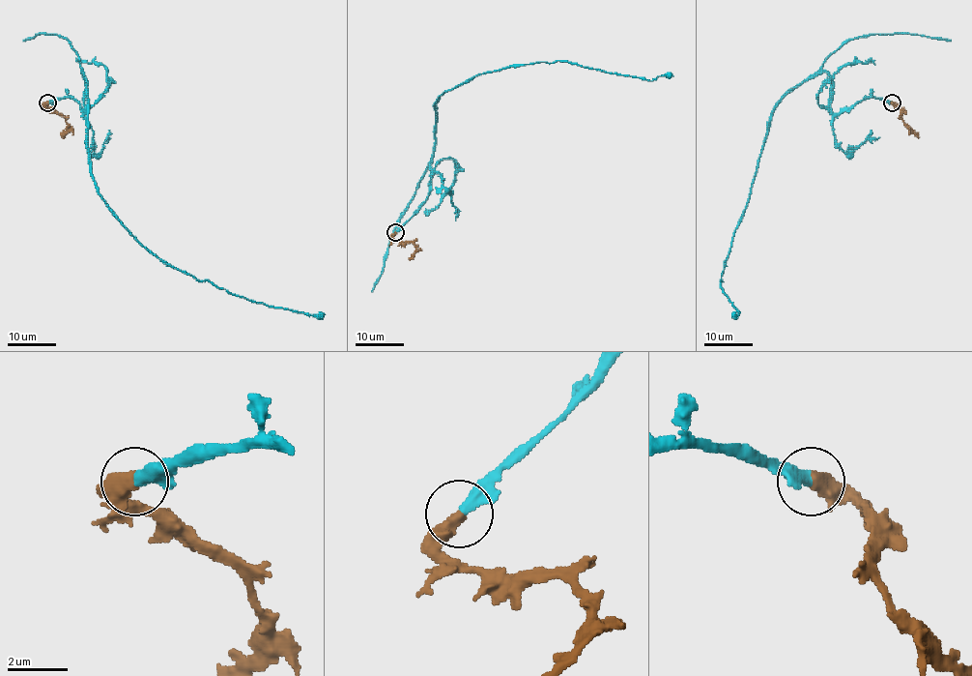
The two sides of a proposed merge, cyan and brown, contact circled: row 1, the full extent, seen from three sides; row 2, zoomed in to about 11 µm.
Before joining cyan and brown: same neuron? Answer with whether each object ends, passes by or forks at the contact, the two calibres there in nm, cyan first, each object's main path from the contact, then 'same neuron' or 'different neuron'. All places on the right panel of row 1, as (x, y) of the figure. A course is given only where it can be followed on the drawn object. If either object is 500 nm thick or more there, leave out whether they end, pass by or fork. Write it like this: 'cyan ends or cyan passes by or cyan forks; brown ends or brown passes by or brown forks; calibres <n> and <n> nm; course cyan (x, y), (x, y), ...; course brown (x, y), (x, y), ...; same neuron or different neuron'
calibres 360 and 550 nm; course cyan (892, 103), (864, 98), (834, 113), (825, 72), (810, 74), (774, 109), (720, 281), (740, 312), (735, 314); course brown (892, 103), (901, 109), (905, 125), (918, 138); same neuron

